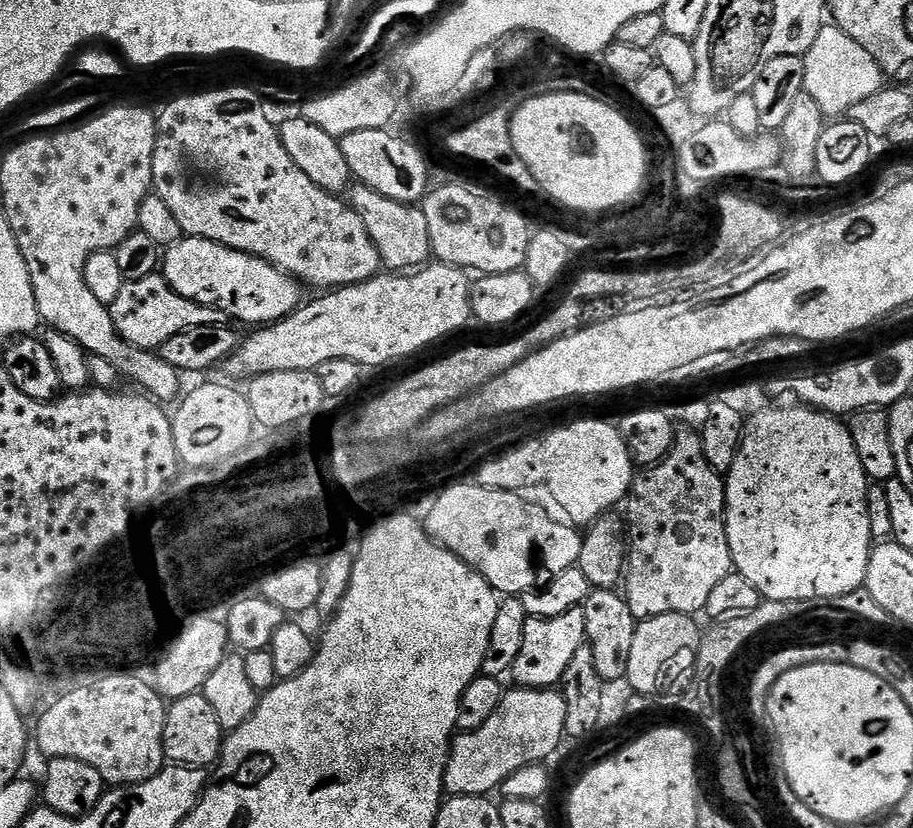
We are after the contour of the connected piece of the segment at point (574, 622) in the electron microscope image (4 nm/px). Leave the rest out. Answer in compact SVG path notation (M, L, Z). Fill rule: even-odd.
M583 607L570 608L552 618L529 616L522 637L522 650L518 653L518 659L514 661L510 673L511 679L516 679L515 683L521 688L552 688L559 685L566 674L566 666L570 666L570 658L574 658L574 654L578 654L578 650L585 647L585 644L586 614Z

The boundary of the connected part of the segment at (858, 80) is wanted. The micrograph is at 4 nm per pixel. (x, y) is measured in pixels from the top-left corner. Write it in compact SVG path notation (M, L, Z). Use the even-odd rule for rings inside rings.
M825 26L821 28L818 38L814 38L814 46L805 52L804 61L804 91L818 102L825 117L840 118L847 113L852 105L862 102L862 98L870 98L878 89L885 87L886 77L880 71L878 62L854 42L838 27Z

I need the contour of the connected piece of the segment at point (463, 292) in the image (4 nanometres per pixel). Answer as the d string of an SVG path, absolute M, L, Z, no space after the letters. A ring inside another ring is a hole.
M439 262L429 263L407 274L377 274L360 284L347 284L345 288L328 290L321 300L312 300L291 312L275 324L257 327L248 337L243 337L236 351L228 357L226 368L236 376L251 378L262 374L274 374L278 370L313 371L330 358L350 358L365 369L380 368L395 360L404 360L427 344L456 332L472 316L472 290L470 276L465 269Z

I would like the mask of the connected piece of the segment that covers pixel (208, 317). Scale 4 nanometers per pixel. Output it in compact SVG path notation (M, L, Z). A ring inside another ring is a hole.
M160 274L125 282L110 311L121 340L137 350L158 350L174 334L182 334L182 330L207 324L223 325L226 320L217 308L182 298Z

